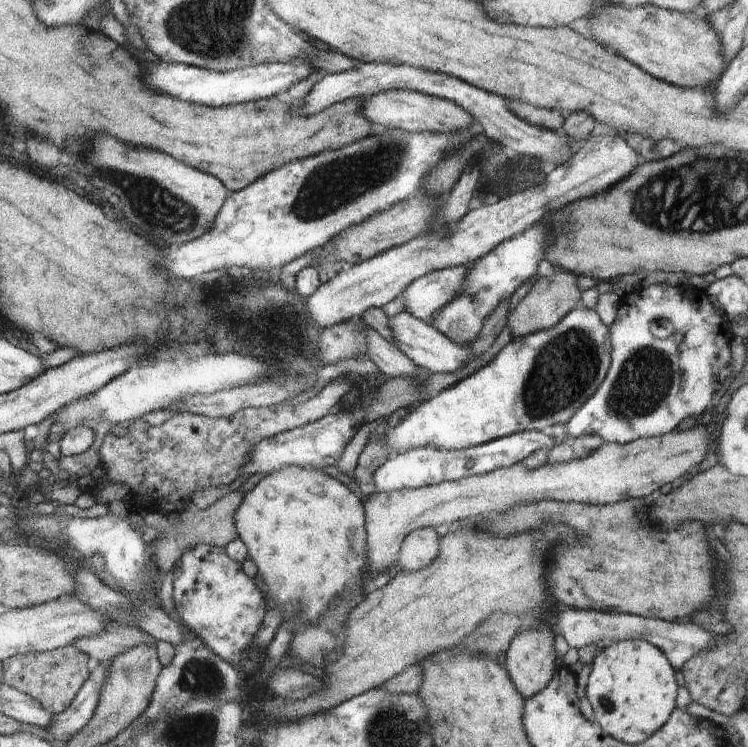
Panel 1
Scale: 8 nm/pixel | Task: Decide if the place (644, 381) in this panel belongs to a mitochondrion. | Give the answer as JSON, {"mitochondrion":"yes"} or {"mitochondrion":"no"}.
{"mitochondrion":"yes"}

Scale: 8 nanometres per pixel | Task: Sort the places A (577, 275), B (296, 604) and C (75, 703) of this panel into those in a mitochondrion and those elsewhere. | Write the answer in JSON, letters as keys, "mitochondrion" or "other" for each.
{"A":"other","B":"mitochondrion","C":"other"}

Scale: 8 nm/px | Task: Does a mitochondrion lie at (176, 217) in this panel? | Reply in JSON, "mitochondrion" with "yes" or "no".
{"mitochondrion":"yes"}

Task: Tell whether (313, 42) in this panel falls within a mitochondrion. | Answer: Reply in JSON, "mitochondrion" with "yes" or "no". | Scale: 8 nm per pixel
{"mitochondrion":"no"}

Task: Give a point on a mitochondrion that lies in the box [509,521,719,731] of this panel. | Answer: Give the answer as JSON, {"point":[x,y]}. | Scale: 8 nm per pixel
{"point":[605,704]}

